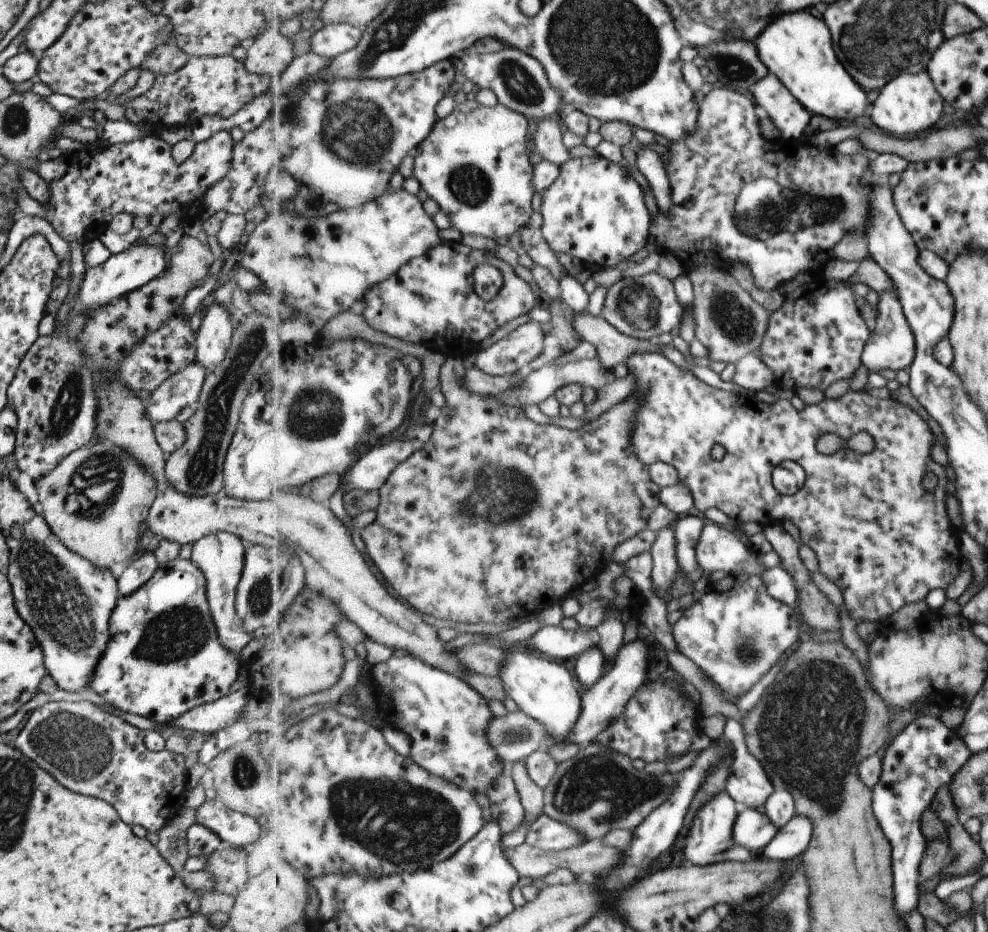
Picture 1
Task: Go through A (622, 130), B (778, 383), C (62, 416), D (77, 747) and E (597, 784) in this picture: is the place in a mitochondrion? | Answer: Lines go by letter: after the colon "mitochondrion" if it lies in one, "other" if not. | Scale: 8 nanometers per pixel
A: other
B: other
C: mitochondrion
D: mitochondrion
E: mitochondrion

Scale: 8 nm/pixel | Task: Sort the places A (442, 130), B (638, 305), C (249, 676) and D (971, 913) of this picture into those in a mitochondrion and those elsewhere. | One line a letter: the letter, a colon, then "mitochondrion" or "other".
A: other
B: mitochondrion
C: other
D: other

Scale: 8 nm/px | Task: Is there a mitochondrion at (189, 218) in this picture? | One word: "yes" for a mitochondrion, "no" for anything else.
no

